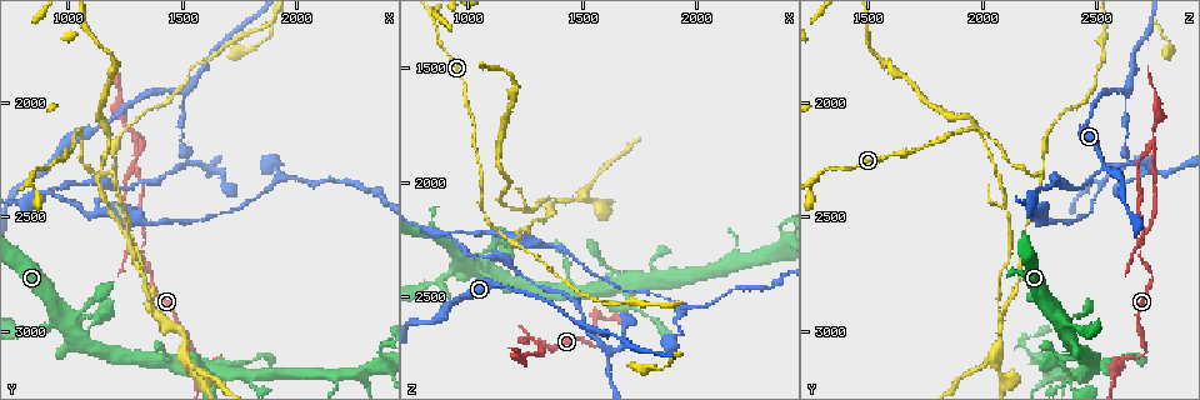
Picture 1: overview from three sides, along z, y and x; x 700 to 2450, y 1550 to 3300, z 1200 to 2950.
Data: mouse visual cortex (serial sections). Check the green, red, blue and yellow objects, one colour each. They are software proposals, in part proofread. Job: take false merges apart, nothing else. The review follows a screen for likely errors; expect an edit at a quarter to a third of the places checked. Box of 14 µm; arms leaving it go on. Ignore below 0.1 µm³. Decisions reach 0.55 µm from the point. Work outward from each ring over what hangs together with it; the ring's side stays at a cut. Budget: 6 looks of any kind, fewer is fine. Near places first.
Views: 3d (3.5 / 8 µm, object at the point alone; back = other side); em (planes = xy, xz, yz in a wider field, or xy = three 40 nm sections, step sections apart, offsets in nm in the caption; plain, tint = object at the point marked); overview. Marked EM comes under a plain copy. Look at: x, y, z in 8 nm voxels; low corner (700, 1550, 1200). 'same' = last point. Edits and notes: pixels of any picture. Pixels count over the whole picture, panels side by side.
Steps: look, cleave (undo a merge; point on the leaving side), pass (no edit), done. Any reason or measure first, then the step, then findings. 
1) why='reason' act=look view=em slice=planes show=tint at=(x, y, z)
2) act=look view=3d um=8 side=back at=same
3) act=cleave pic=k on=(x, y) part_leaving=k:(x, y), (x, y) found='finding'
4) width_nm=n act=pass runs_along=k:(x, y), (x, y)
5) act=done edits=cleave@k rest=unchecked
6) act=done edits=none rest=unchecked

why='three arms meet' act=look view=3d um=3.5 at=(1500, 1960, 2630)

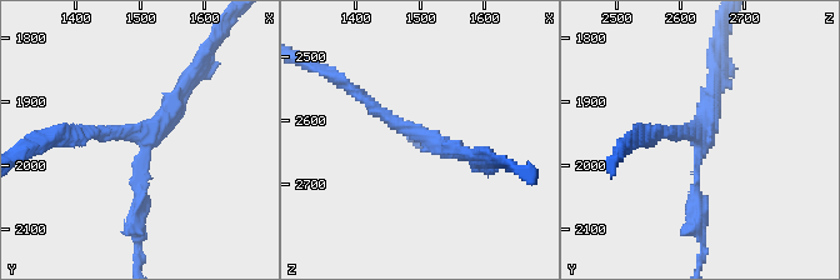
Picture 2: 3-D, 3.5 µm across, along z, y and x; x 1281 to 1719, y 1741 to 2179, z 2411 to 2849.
act=look view=em slice=planes show=tint at=(1505, 1960, 2625)

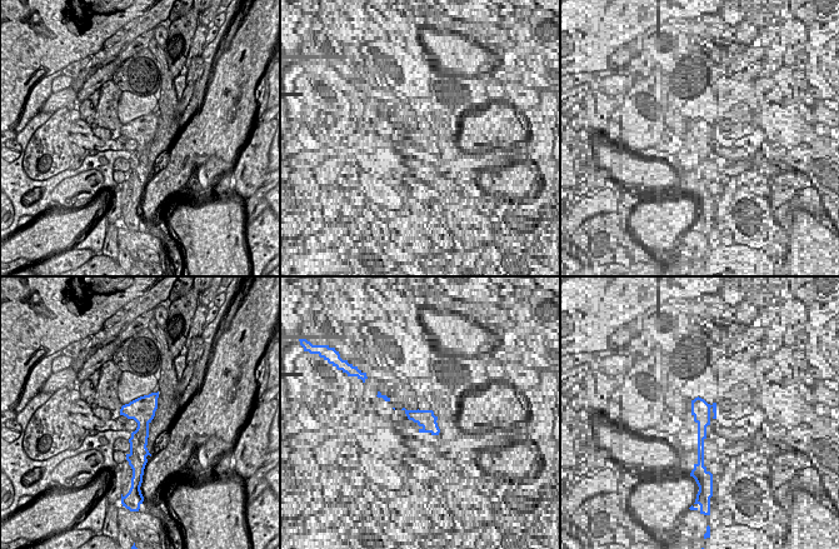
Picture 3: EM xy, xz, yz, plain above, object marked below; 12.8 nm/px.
arms=3 arm_widths_nm=150,150,200 act=pass runs_along=2:(75, 136), (144, 140), (140, 225) found='continuous, no second cell'

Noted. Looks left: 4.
why='side arm on a straight run' act=look view=3d um=3.5 at=(1180, 2290, 2260)

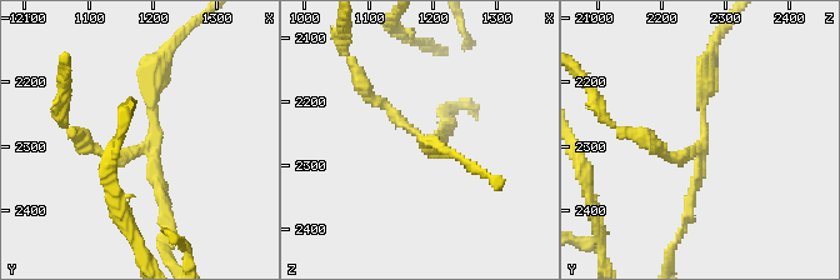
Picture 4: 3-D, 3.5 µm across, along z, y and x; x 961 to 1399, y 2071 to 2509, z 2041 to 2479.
act=look view=em slice=xy step=5 show=tint at=(1185, 2305, 2260)

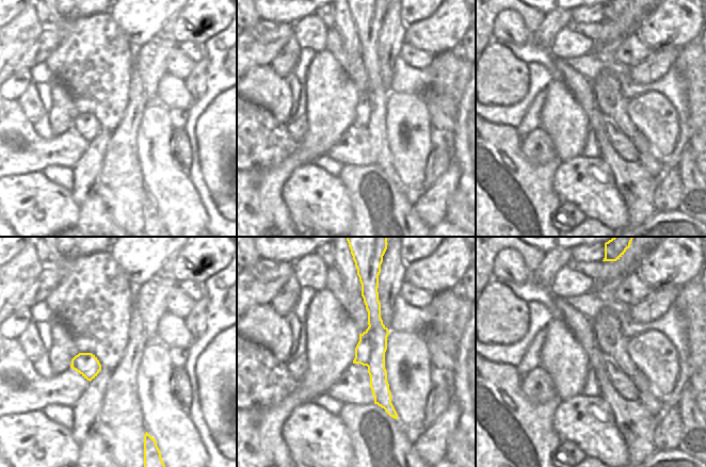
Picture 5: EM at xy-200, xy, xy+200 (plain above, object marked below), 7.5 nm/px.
width_nm=220 act=cleave pic=4 on=(149, 89) border=5:(369, 326), (371, 355), (365, 365) found='two cells meet here'

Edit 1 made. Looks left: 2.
act=done edits=cleave@4 rest=unchecked

